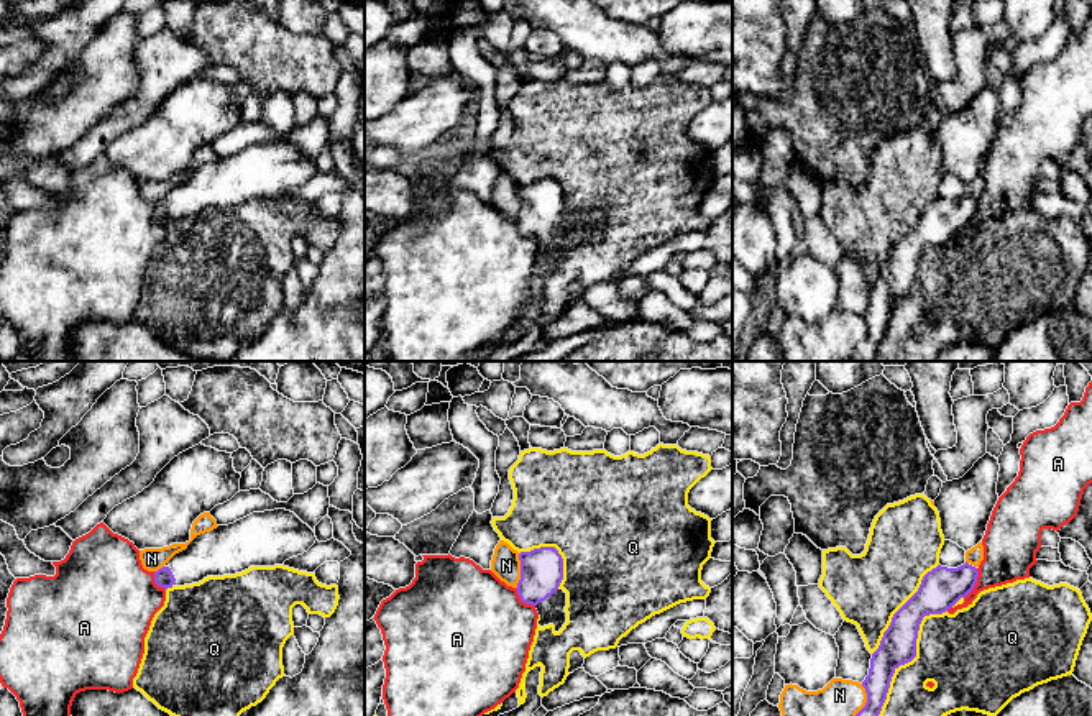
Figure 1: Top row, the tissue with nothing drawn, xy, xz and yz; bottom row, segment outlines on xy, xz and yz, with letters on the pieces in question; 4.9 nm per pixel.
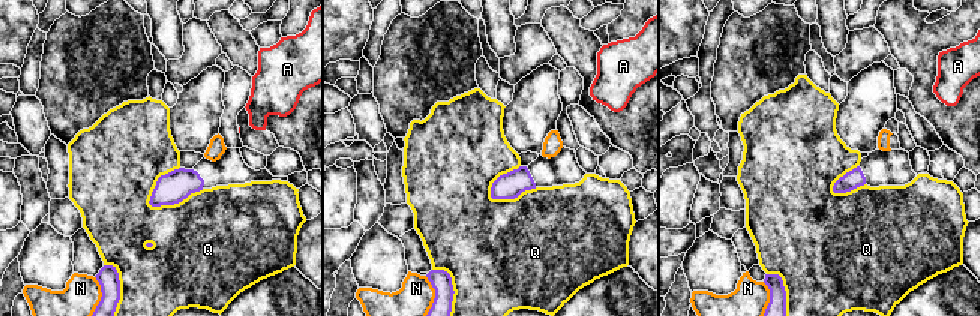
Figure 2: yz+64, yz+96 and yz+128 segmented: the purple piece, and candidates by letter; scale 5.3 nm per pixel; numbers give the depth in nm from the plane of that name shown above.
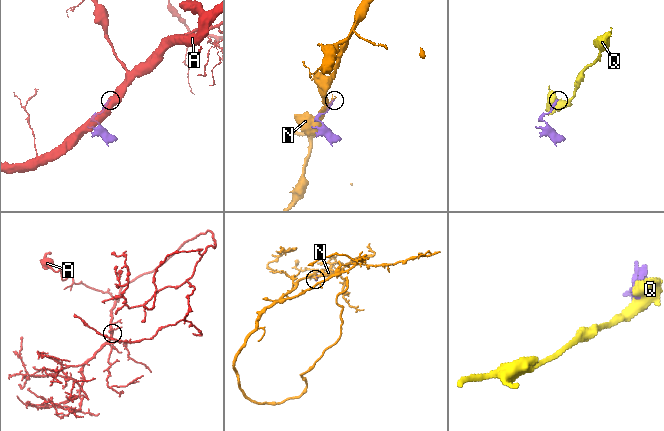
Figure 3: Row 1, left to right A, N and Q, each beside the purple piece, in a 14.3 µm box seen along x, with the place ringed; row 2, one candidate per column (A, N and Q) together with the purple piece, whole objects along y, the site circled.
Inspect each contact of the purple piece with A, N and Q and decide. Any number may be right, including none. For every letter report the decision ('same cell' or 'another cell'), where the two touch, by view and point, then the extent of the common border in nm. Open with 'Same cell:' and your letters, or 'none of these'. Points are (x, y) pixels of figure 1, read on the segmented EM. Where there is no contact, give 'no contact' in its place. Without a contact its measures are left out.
Same cell: none of these
A: another cell; contact yz (976, 582); length 170 nm
N: another cell; contact xz (521, 572); length 180 nm
Q: another cell; contact yz (913, 657); length 600 nm

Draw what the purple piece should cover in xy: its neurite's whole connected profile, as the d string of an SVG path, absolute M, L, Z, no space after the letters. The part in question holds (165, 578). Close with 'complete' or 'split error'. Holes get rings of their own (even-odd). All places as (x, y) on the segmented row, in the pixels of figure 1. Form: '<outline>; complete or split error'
M253 512L233 524L197 535L154 571L164 590L199 583L207 576L235 575L250 567L274 567L307 552L317 537L294 512Z; split error

